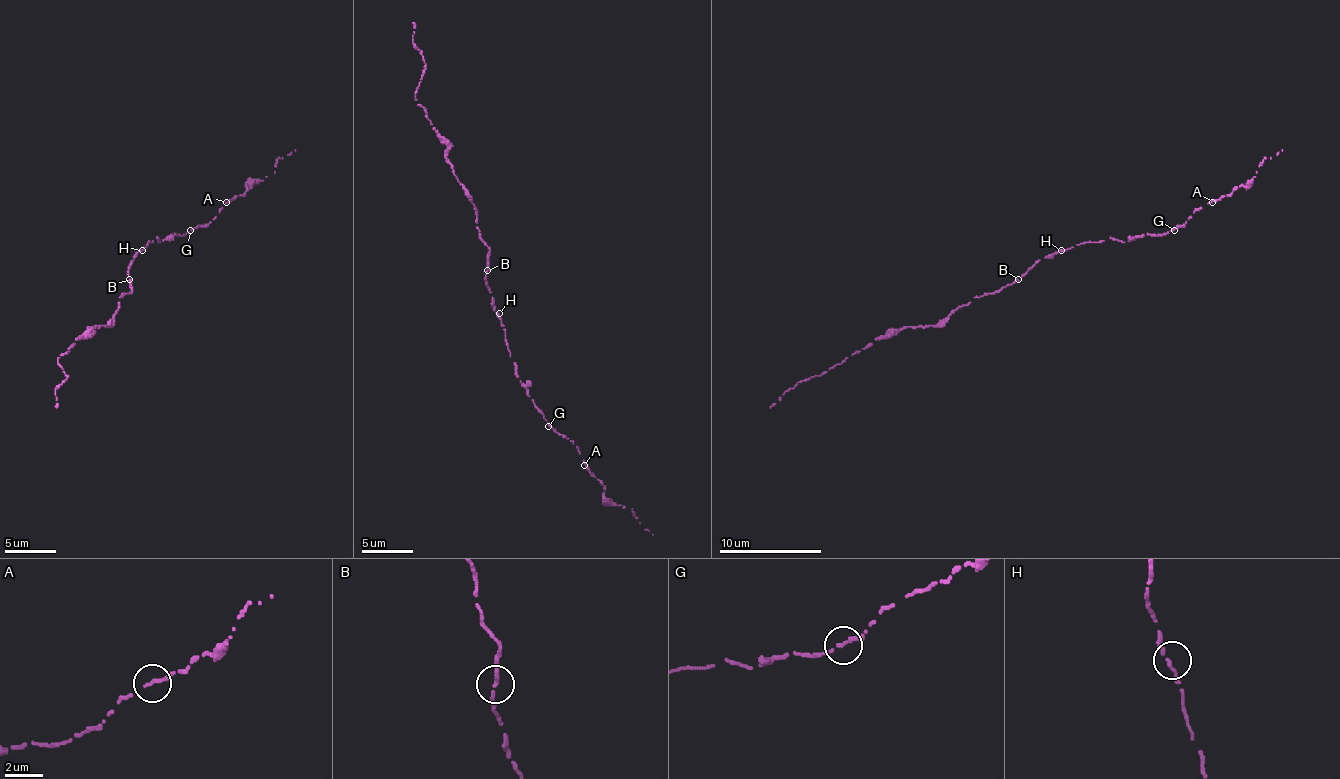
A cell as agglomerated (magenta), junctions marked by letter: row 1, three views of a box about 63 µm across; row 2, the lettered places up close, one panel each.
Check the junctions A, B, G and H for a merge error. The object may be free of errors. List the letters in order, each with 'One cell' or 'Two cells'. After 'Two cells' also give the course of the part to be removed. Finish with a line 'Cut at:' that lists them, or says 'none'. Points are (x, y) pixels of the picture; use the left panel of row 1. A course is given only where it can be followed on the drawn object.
A: One cell
B: Two cells. Course of the part to remove: (129, 279), (131, 291), (119, 296), (113, 317), (88, 327), (60, 355), (67, 379), (54, 391), (54, 407)
G: One cell
H: One cell
Cut at: B

